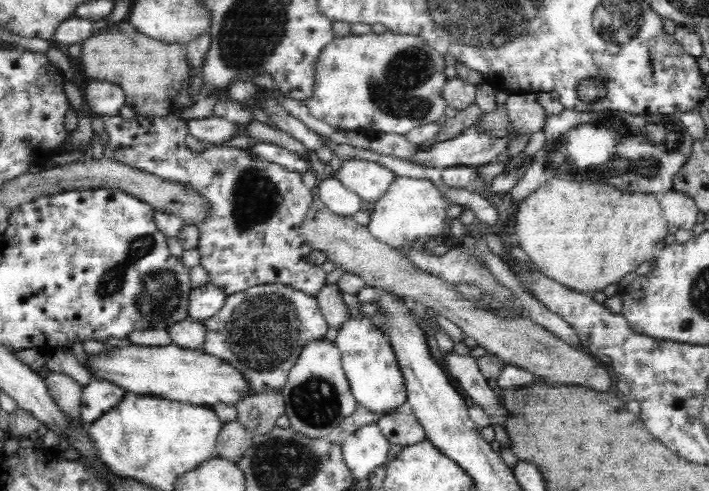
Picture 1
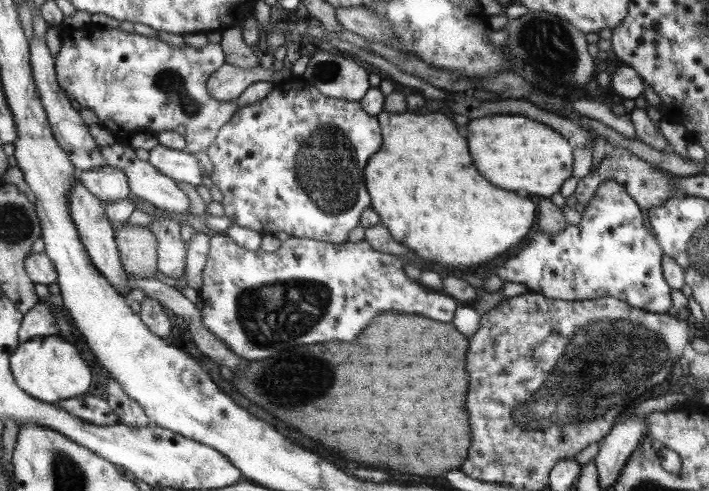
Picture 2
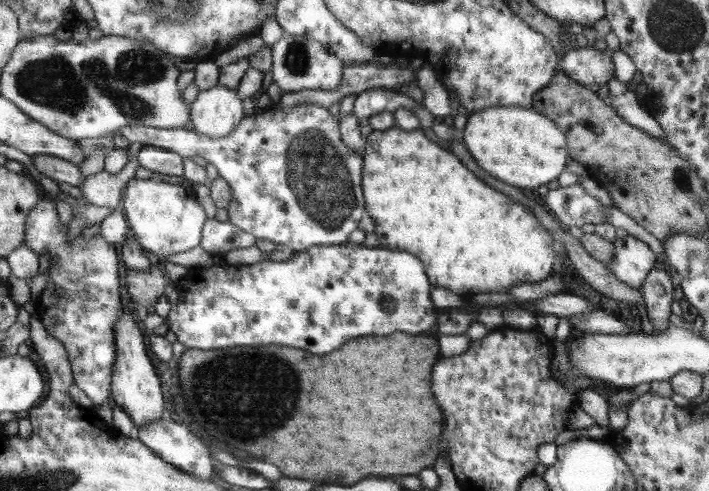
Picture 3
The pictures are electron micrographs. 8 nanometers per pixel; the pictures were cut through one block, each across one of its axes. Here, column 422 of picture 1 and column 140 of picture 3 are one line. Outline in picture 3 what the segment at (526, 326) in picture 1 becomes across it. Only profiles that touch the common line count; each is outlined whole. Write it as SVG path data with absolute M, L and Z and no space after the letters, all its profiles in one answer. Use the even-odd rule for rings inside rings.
M152 265L149 270L125 269L123 280L126 282L127 297L136 305L153 307L166 286L159 270Z

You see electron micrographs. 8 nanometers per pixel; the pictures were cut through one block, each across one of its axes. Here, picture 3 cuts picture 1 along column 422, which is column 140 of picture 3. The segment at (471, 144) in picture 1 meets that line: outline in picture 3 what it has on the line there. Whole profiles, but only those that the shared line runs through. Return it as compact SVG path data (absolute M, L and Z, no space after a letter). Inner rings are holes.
M144 146L137 155L139 166L155 174L182 176L181 155L173 151L161 150L158 147Z

